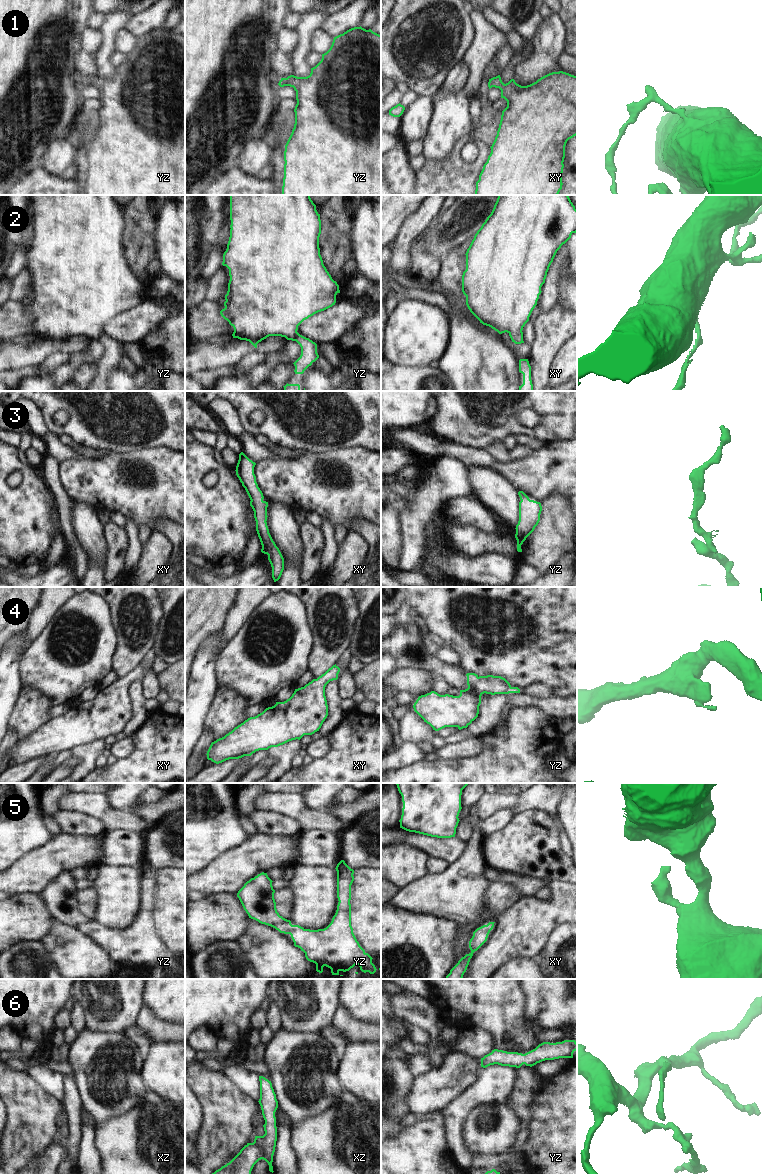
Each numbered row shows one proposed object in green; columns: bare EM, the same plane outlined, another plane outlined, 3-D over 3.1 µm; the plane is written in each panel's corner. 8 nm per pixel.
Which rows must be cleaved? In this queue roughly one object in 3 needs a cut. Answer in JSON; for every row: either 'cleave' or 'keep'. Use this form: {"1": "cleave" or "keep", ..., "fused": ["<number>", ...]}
{"1": "keep", "2": "keep", "3": "keep", "4": "keep", "5": "keep", "6": "keep", "fused": []}

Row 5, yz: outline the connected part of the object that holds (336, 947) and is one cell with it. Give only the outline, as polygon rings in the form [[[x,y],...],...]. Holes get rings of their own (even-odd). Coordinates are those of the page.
[[[341,860],[335,869],[337,871],[337,898],[339,902],[331,923],[324,929],[304,929],[299,925],[292,925],[290,920],[280,916],[276,909],[274,899],[275,890],[272,886],[273,881],[268,877],[267,873],[262,872],[247,881],[238,891],[237,897],[249,918],[261,924],[271,926],[280,933],[290,934],[294,946],[300,948],[301,951],[305,953],[305,957],[308,961],[316,964],[317,972],[322,973],[323,967],[326,966],[331,969],[332,975],[339,975],[340,971],[346,972],[355,965],[358,965],[362,972],[374,974],[377,969],[372,963],[373,958],[360,946],[351,926],[350,900],[351,885],[354,881],[354,870],[351,869],[344,860]]]

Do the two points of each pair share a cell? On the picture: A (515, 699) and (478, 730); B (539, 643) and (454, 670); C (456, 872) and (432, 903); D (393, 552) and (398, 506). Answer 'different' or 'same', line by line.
A: same
B: different
C: same
D: same

